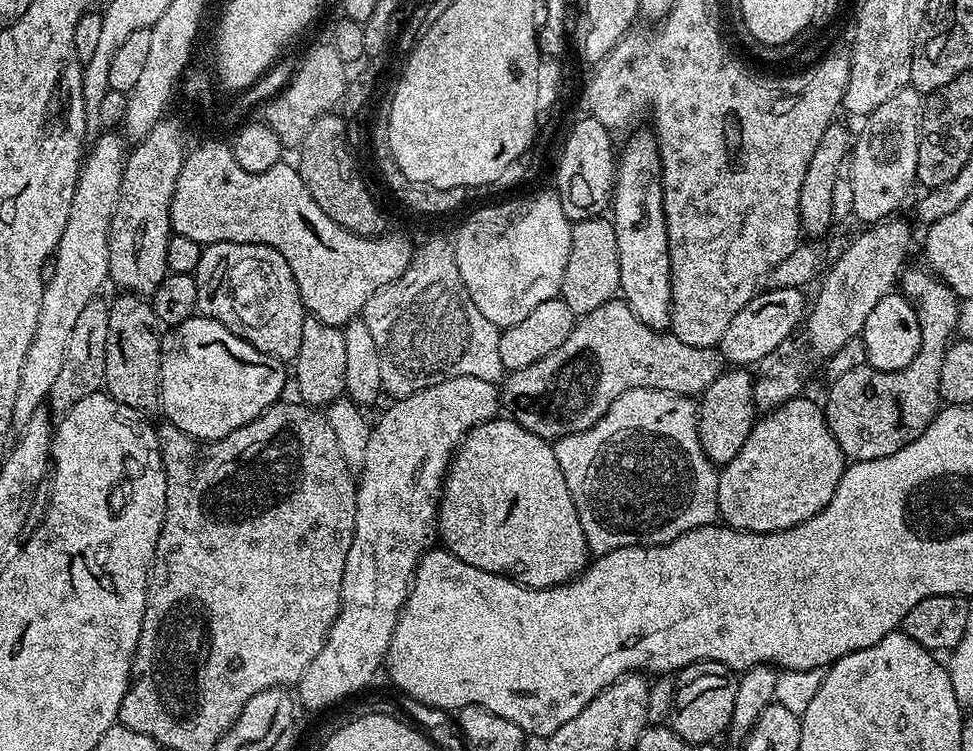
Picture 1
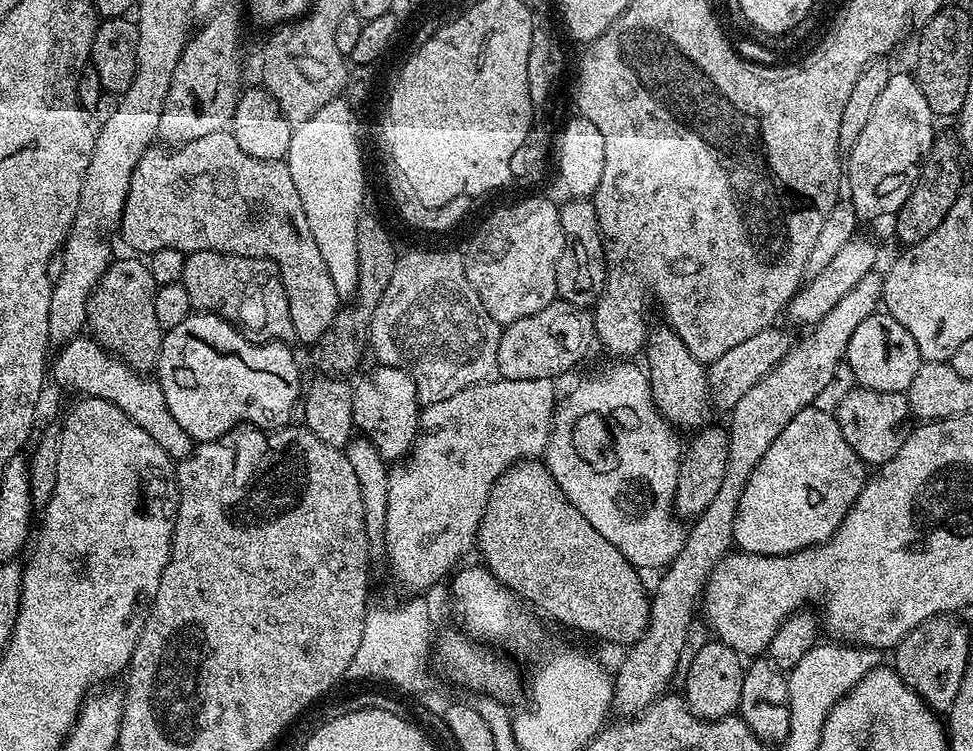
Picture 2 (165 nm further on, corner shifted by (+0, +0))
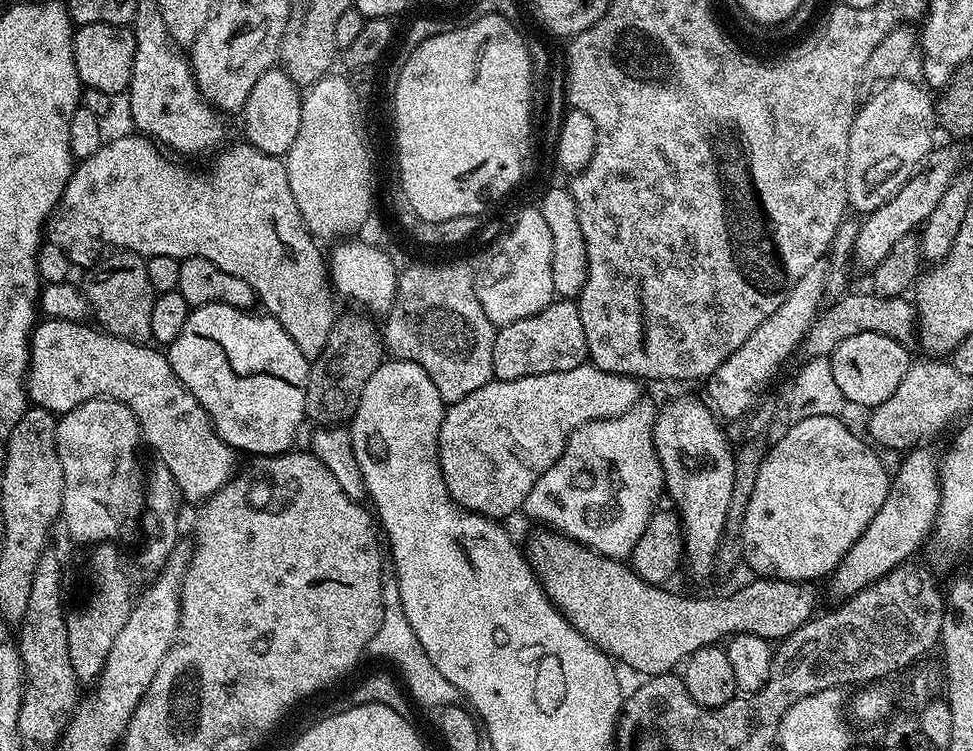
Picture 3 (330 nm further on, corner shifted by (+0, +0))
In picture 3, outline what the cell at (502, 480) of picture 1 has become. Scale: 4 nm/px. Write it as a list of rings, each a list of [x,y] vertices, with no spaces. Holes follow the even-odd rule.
[[[536,530],[532,537],[528,540],[528,548],[526,544],[526,555],[529,564],[532,565],[532,571],[535,572],[536,577],[540,580],[540,587],[543,588],[544,593],[552,600],[552,605],[566,617],[574,626],[574,630],[578,630],[582,635],[592,644],[596,645],[600,651],[605,652],[607,656],[611,656],[613,661],[625,664],[628,668],[633,668],[636,672],[641,672],[641,677],[647,678],[649,676],[667,676],[673,670],[679,669],[684,661],[688,659],[690,654],[694,654],[694,650],[702,650],[703,648],[710,648],[719,645],[725,638],[731,638],[737,632],[745,632],[746,634],[758,634],[758,638],[767,640],[769,642],[779,642],[785,640],[790,634],[794,634],[794,630],[798,630],[813,616],[817,615],[818,608],[816,603],[820,600],[820,592],[815,583],[807,580],[770,580],[767,578],[753,579],[753,584],[748,584],[745,588],[740,588],[737,592],[729,594],[725,600],[691,600],[688,596],[679,596],[676,592],[667,592],[667,587],[651,584],[643,580],[640,575],[632,571],[627,563],[611,560],[608,556],[599,556],[592,548],[588,548],[585,544],[579,544],[576,540],[571,540],[569,536],[561,536],[555,530]]]

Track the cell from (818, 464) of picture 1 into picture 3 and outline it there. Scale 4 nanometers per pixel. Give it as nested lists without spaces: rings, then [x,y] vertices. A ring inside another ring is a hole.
[[[815,416],[789,423],[784,437],[765,454],[742,529],[743,563],[749,564],[757,577],[809,582],[831,577],[850,546],[862,538],[862,530],[878,514],[878,506],[886,502],[890,472],[880,461],[881,453],[867,439],[859,440],[842,421],[840,416]]]

